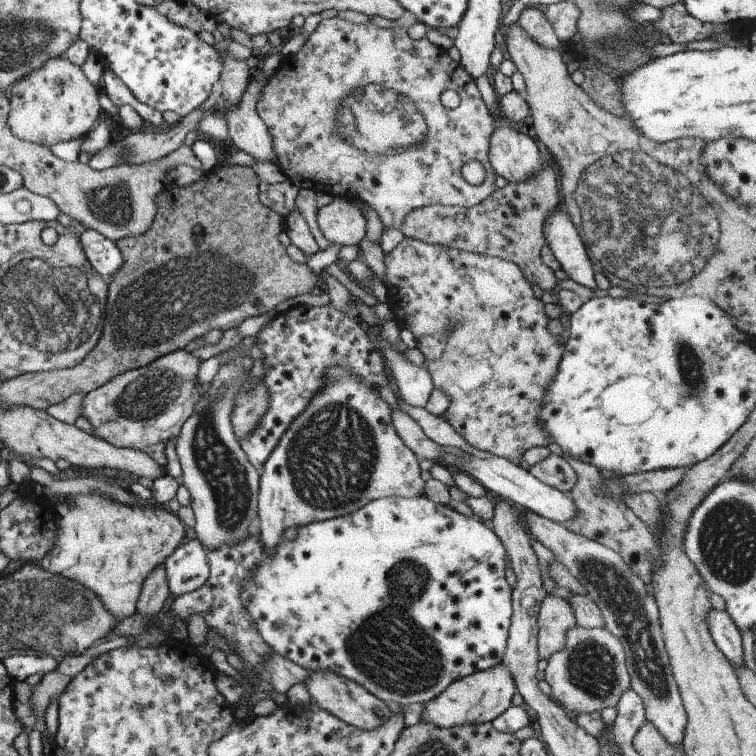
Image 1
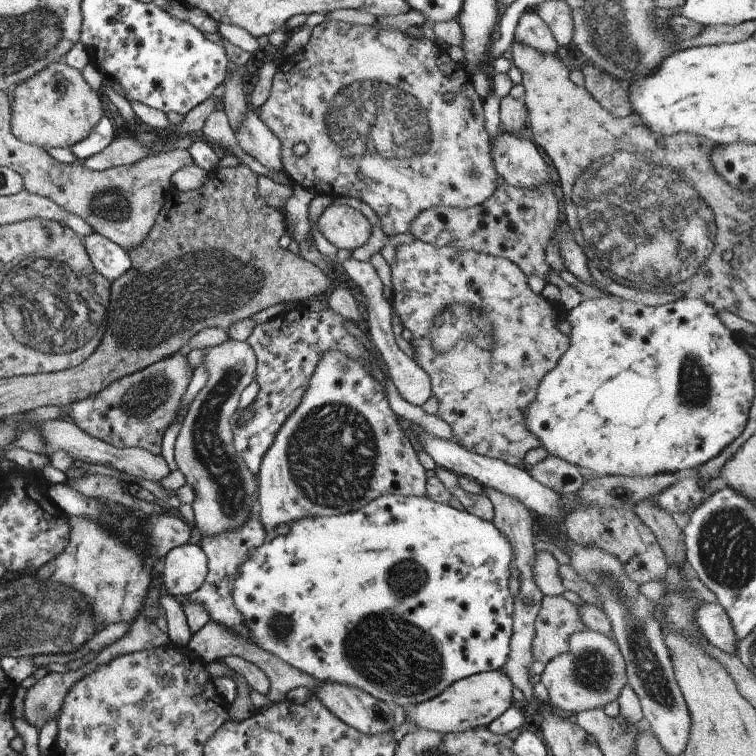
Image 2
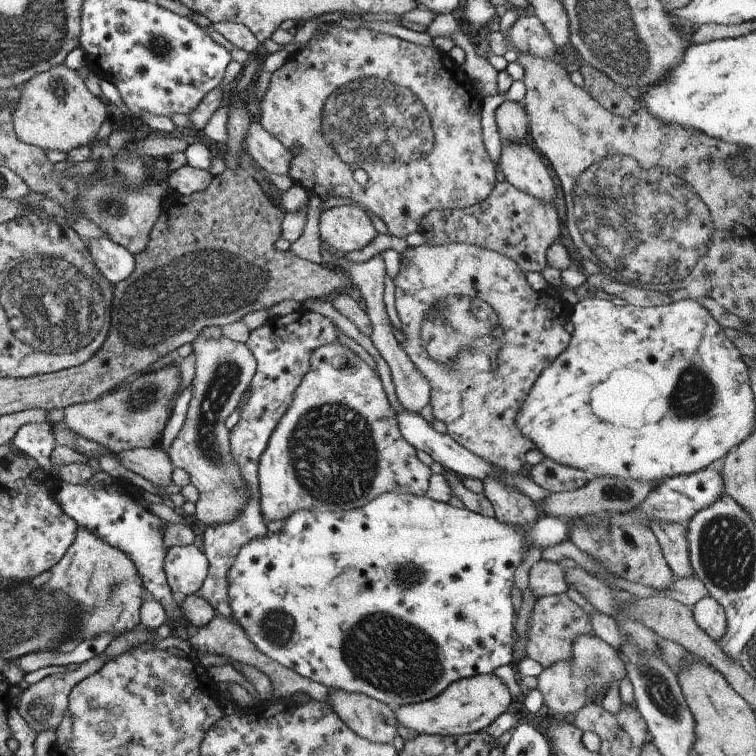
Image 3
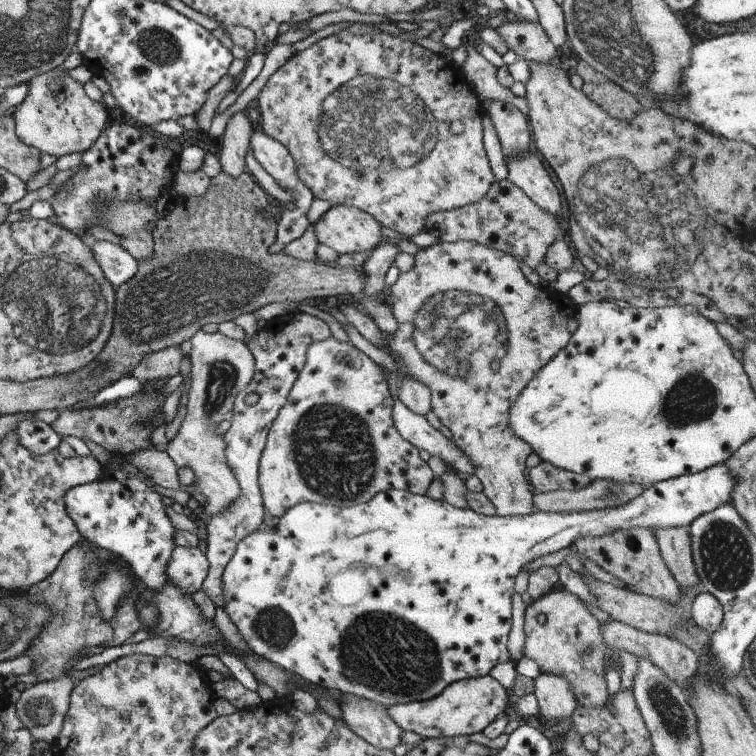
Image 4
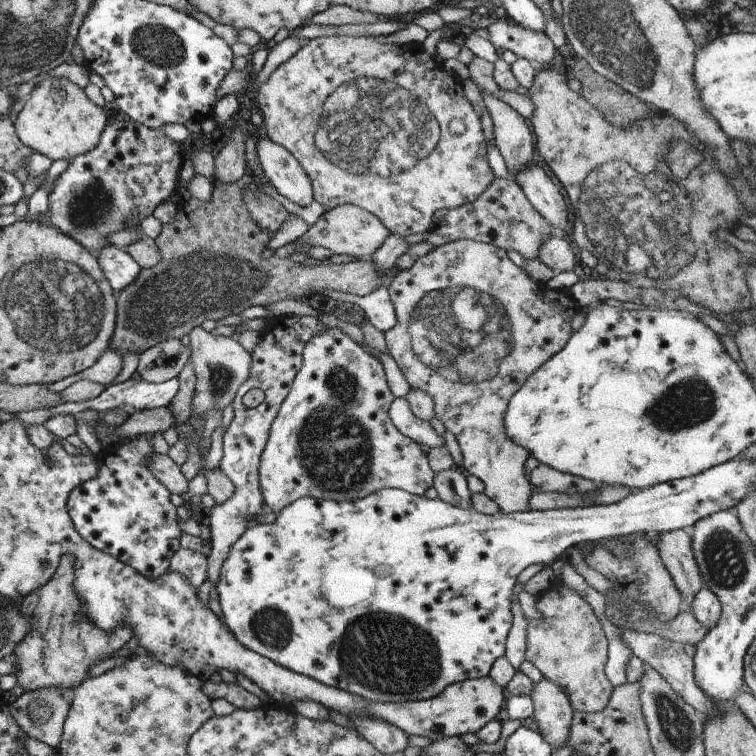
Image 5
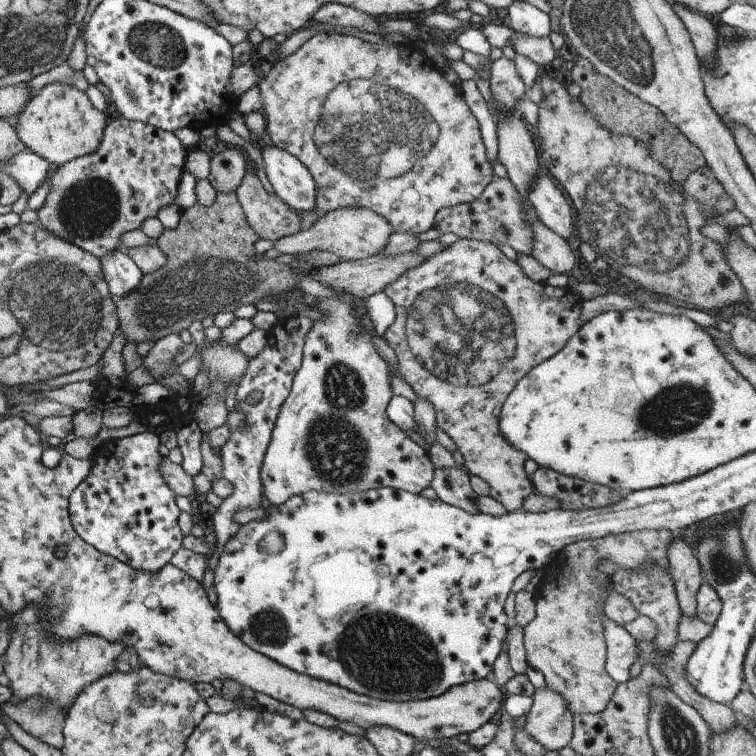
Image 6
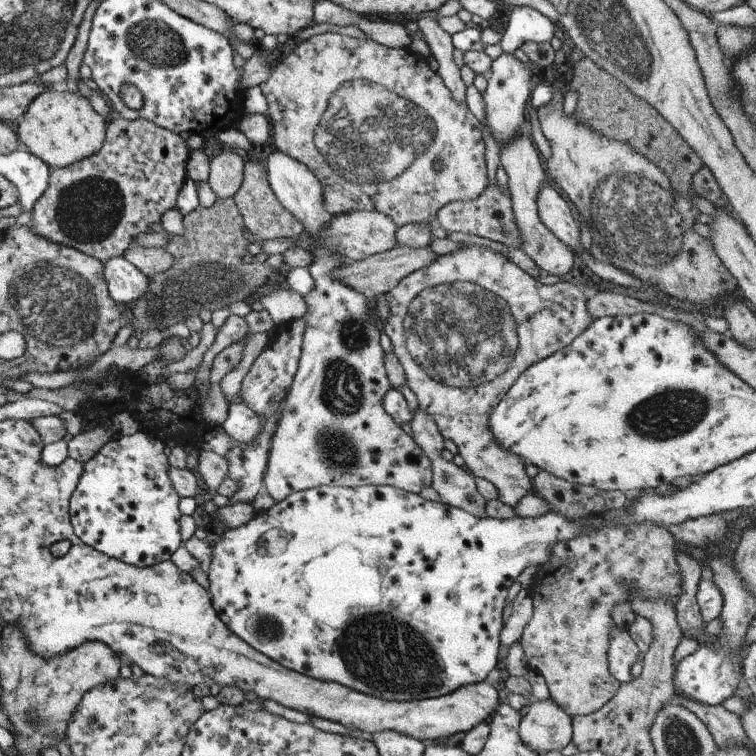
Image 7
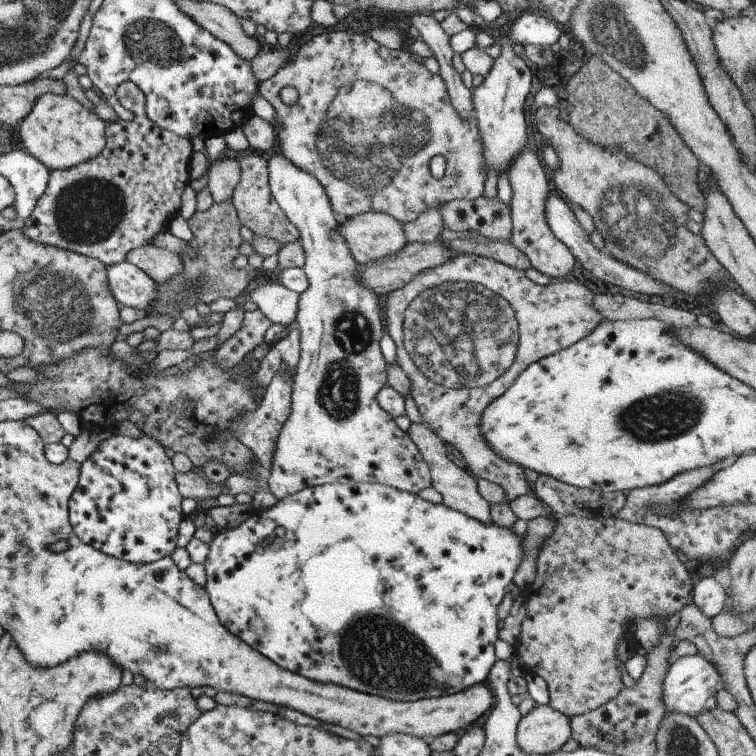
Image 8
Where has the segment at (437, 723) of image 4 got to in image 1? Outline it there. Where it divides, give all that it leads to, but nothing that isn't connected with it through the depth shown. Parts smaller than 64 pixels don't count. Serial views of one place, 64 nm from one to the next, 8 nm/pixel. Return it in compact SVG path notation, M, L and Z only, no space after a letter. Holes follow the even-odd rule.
M501 663L482 671L472 671L470 675L454 680L443 692L427 701L419 721L430 722L439 728L491 722L509 706L515 688L512 676Z

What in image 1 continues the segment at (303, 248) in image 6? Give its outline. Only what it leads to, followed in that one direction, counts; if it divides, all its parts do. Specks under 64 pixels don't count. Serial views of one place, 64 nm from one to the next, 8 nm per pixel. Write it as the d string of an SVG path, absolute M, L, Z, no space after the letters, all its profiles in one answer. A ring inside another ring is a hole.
M333 197L331 202L319 207L316 212L316 222L321 234L329 243L338 244L340 247L358 244L365 236L365 219L360 210L343 197Z

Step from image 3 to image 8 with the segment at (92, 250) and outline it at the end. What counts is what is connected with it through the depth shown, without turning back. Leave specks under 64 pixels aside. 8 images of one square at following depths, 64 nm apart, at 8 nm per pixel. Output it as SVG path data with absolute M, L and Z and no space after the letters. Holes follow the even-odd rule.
M123 259L106 267L106 277L117 304L133 309L138 315L150 310L156 290L154 280L147 274Z

